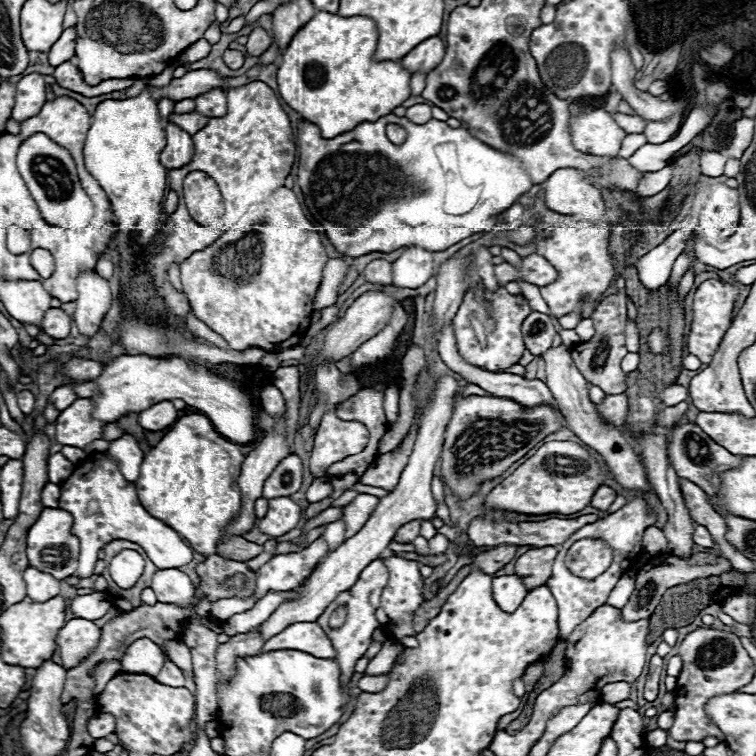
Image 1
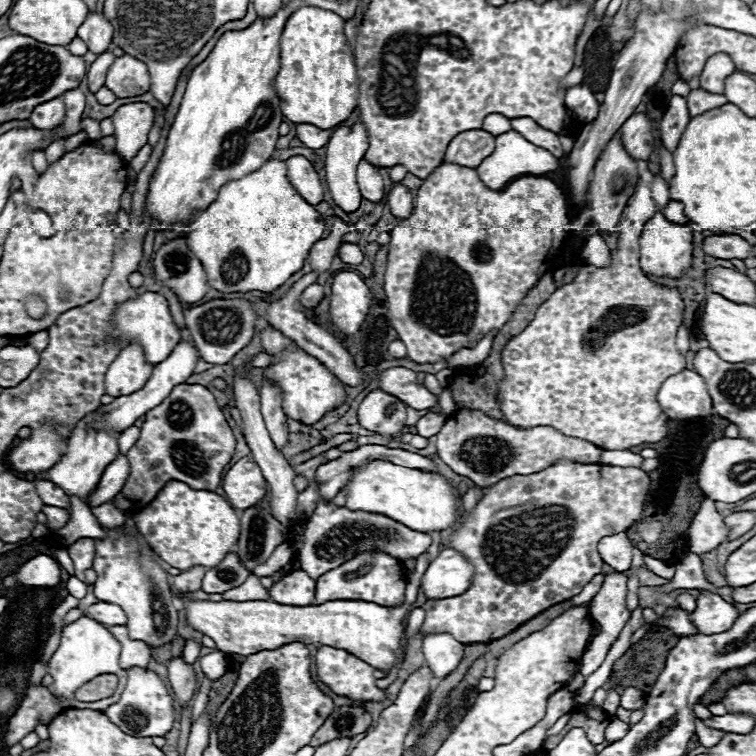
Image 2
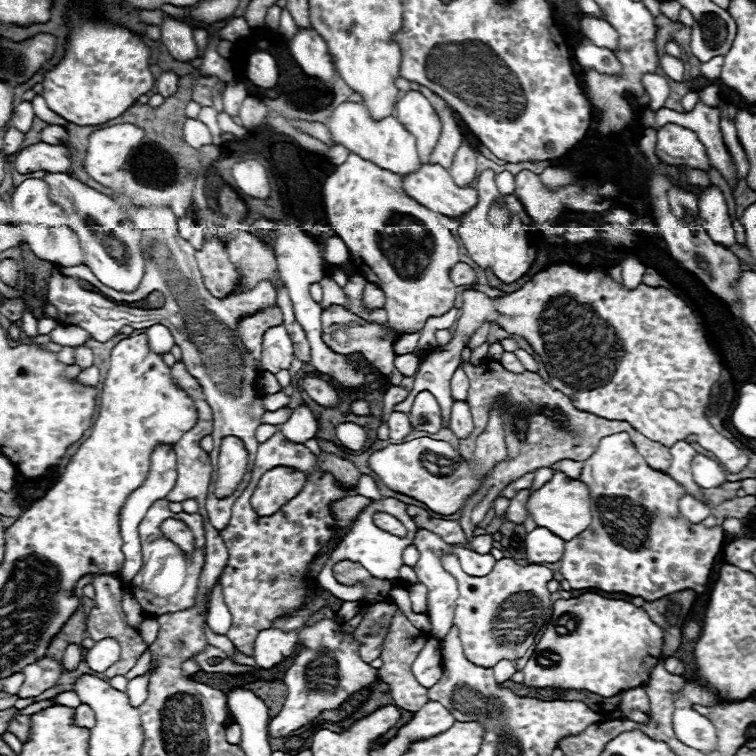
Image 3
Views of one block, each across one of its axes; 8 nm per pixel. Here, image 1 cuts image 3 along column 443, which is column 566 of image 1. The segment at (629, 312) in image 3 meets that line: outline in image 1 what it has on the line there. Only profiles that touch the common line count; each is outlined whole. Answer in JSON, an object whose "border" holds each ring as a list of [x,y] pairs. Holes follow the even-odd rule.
{"border":[[[560,344],[558,348],[550,348],[548,352],[542,354],[542,358],[546,360],[546,384],[556,400],[556,404],[562,408],[562,412],[566,412],[566,422],[568,428],[584,442],[588,444],[592,450],[596,450],[602,460],[606,462],[608,470],[614,474],[614,478],[618,480],[618,484],[626,490],[638,490],[638,492],[648,492],[648,480],[646,480],[646,470],[642,468],[636,452],[632,450],[630,442],[616,430],[610,428],[602,422],[602,418],[598,416],[594,404],[588,400],[588,382],[584,380],[584,376],[578,372],[578,368],[574,368],[574,362],[570,358],[570,348]]]}

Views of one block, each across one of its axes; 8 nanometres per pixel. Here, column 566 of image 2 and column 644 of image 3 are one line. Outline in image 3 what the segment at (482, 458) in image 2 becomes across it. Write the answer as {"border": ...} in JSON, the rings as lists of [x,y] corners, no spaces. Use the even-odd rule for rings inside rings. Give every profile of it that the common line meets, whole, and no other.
{"border":[[[482,360],[478,366],[472,366],[470,362],[462,362],[460,364],[464,374],[470,380],[470,390],[468,390],[468,406],[474,418],[474,430],[472,436],[468,436],[468,440],[462,440],[458,450],[460,456],[466,462],[474,460],[474,448],[476,448],[476,438],[486,430],[488,418],[490,418],[490,410],[494,406],[494,400],[498,396],[506,396],[506,410],[502,416],[504,422],[504,434],[506,434],[506,446],[508,446],[508,458],[500,464],[494,466],[488,474],[488,478],[484,480],[484,484],[466,500],[464,508],[460,510],[460,526],[464,528],[464,534],[468,536],[468,544],[474,538],[474,528],[480,524],[480,520],[486,516],[486,512],[490,510],[494,498],[516,478],[524,476],[526,472],[534,472],[542,466],[552,466],[558,460],[578,460],[584,462],[588,460],[588,456],[598,448],[600,440],[604,436],[610,436],[612,432],[626,432],[632,440],[632,444],[636,446],[636,450],[640,452],[640,456],[644,456],[646,464],[650,468],[656,468],[658,472],[668,470],[670,464],[670,452],[666,446],[662,446],[660,442],[648,440],[646,436],[642,436],[640,432],[636,432],[628,422],[620,422],[620,420],[606,420],[600,416],[594,416],[590,412],[582,412],[578,408],[572,406],[572,400],[568,400],[568,396],[564,396],[562,392],[550,388],[538,374],[532,372],[522,372],[522,374],[514,374],[510,370],[506,370],[500,362],[496,360]]]}

